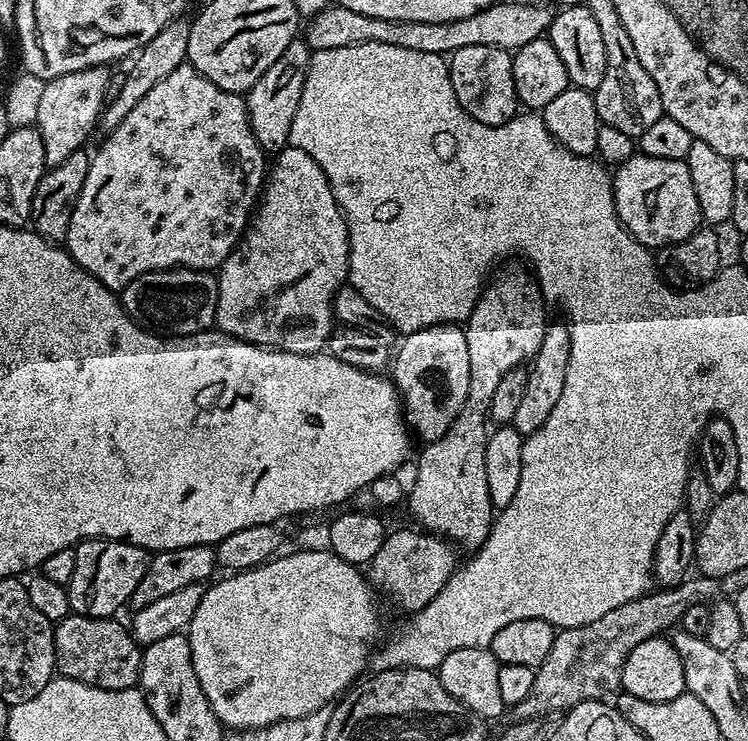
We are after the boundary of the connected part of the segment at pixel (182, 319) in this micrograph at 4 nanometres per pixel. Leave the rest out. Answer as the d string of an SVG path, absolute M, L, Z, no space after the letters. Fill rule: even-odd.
M163 268L134 278L134 282L119 289L118 295L124 311L137 324L168 338L207 332L216 322L218 282L212 272L197 268Z

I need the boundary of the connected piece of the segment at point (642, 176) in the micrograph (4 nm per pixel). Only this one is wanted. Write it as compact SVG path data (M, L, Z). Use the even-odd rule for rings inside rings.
M633 154L615 169L612 189L616 213L625 230L649 250L667 249L690 238L690 234L701 227L698 197L694 194L694 182L690 182L690 170L685 161Z

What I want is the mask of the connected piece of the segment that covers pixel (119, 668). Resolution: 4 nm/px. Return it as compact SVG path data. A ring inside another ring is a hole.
M70 614L54 624L54 654L56 671L61 676L106 690L126 690L137 687L140 683L141 645L136 643L131 631L119 624L119 619L103 616L77 616Z

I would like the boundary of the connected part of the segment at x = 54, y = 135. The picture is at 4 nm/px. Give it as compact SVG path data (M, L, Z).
M101 66L74 70L45 83L34 126L40 131L44 143L44 162L48 168L57 168L70 154L85 147L84 143L87 142L92 127L97 127L106 103L104 95L109 75L109 69Z

